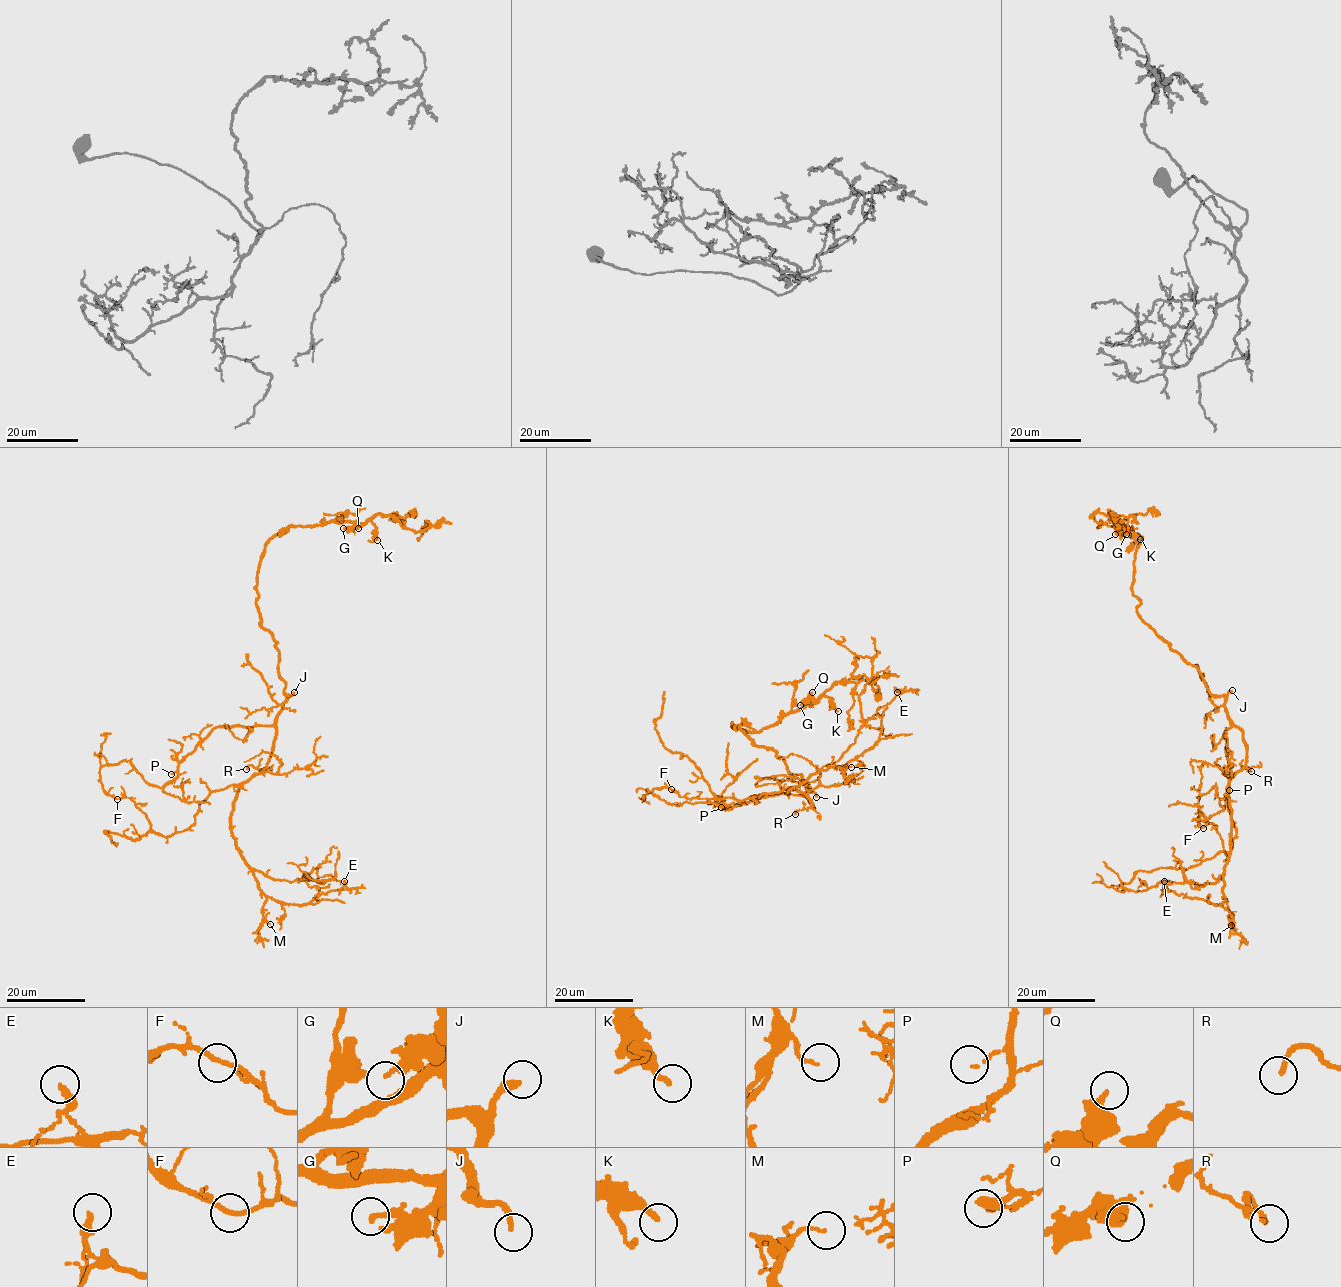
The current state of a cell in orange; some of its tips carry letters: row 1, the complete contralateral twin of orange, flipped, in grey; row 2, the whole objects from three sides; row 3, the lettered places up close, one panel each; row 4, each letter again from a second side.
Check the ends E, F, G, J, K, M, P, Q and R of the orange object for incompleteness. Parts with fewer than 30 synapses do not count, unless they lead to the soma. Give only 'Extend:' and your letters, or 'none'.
Extend: J

